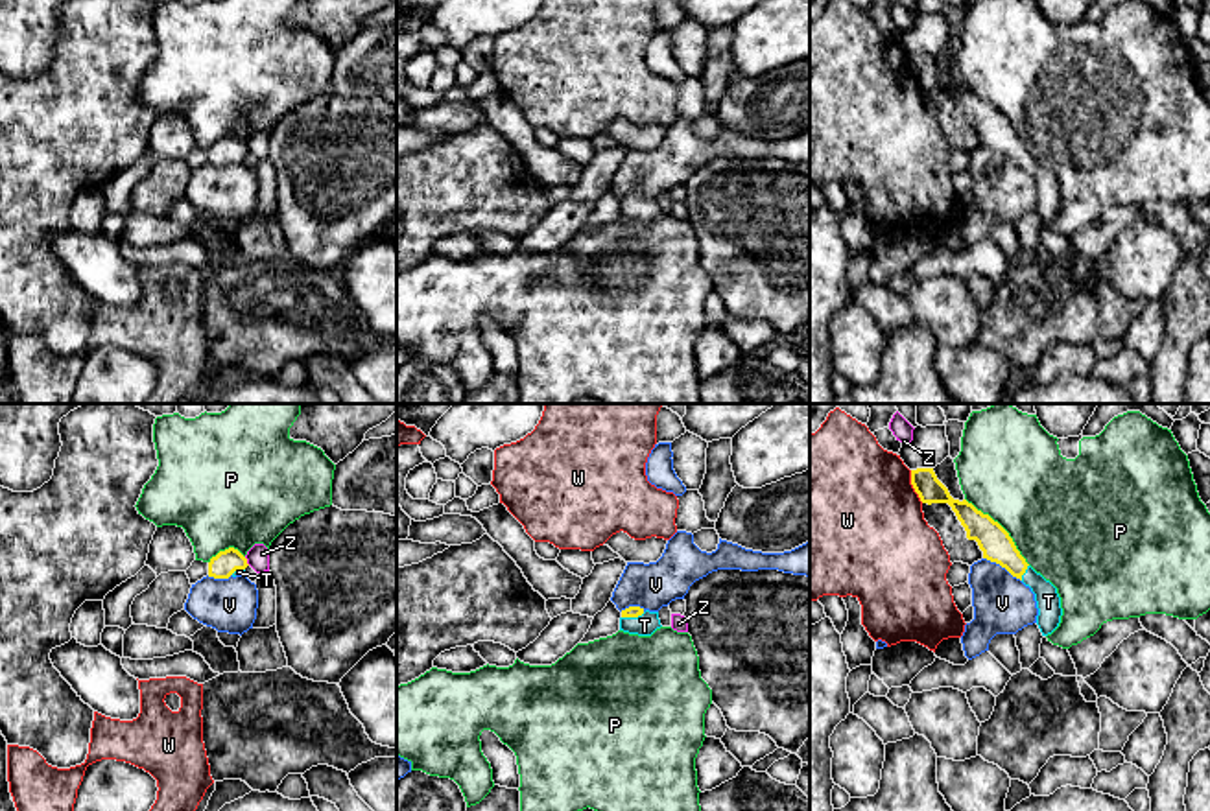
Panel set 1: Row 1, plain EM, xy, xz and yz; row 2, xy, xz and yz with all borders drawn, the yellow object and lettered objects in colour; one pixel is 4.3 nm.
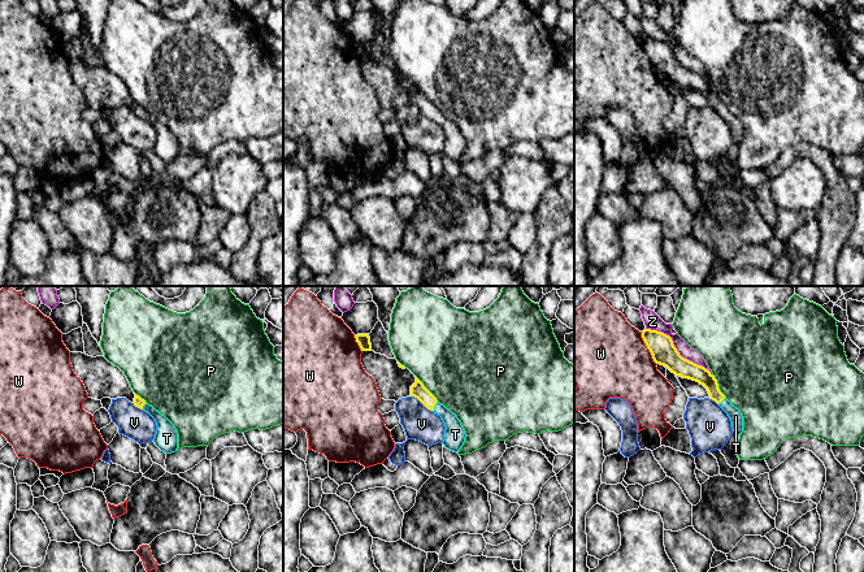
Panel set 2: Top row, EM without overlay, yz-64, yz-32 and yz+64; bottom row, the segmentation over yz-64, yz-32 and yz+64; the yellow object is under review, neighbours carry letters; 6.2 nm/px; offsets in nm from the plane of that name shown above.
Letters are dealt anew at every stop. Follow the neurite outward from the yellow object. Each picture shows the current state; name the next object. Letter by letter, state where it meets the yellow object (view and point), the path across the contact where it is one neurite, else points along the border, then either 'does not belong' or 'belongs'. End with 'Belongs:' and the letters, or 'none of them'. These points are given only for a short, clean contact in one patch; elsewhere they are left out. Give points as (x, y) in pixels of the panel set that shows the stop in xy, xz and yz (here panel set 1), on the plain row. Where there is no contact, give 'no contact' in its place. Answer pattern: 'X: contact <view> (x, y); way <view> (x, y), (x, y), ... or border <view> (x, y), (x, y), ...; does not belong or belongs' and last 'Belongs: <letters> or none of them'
P: contact yz (1002, 115); border yz (965, 85), (1008, 120), (1030, 152); does not belong
T: contact xz (633, 203); way xz (633, 198), (633, 203), (644, 212); belongs
V: contact yz (1002, 153); border yz (984, 144), (998, 150), (1020, 168); does not belong
W: contact yz (913, 74); border yz (910, 58), (913, 78), (923, 89); does not belong
Z: contact xy (246, 148); does not belong
Belongs: T

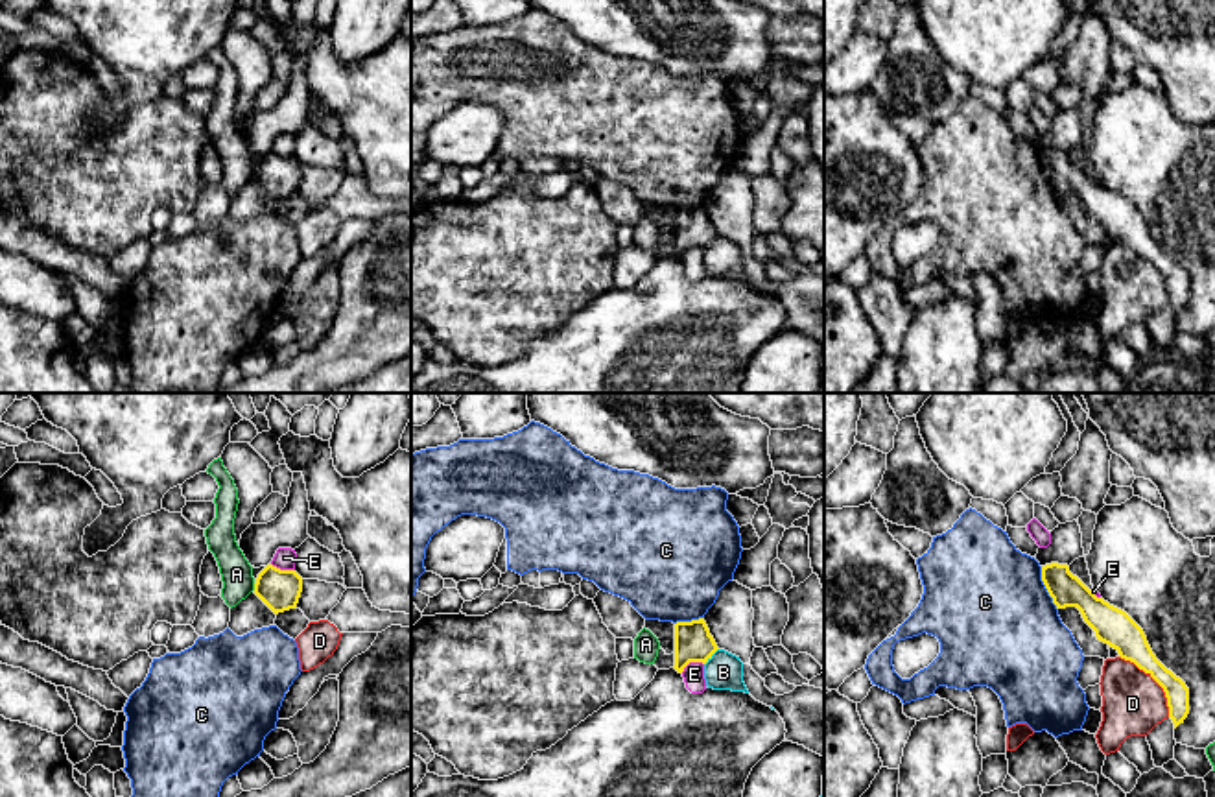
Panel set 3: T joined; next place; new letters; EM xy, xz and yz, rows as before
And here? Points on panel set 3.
A: contact xy (255, 174); border xy (253, 170), (255, 176); does not belong
B: contact xz (710, 244); border xz (718, 235), (705, 251); does not belong
C: contact yz (1046, 174); border yz (1040, 154), (1040, 165), (1057, 196); does not belong
D: contact yz (1155, 266); does not belong
E: contact xz (692, 248); does not belong
Belongs: none of them

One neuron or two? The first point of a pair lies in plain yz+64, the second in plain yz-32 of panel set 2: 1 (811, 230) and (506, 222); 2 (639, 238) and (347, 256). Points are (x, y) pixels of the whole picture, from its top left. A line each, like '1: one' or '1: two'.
1: two
2: one

